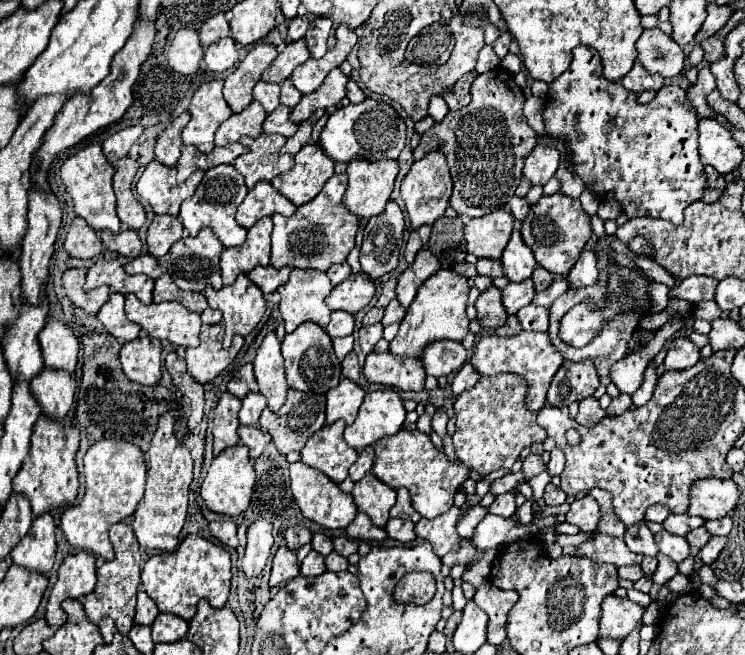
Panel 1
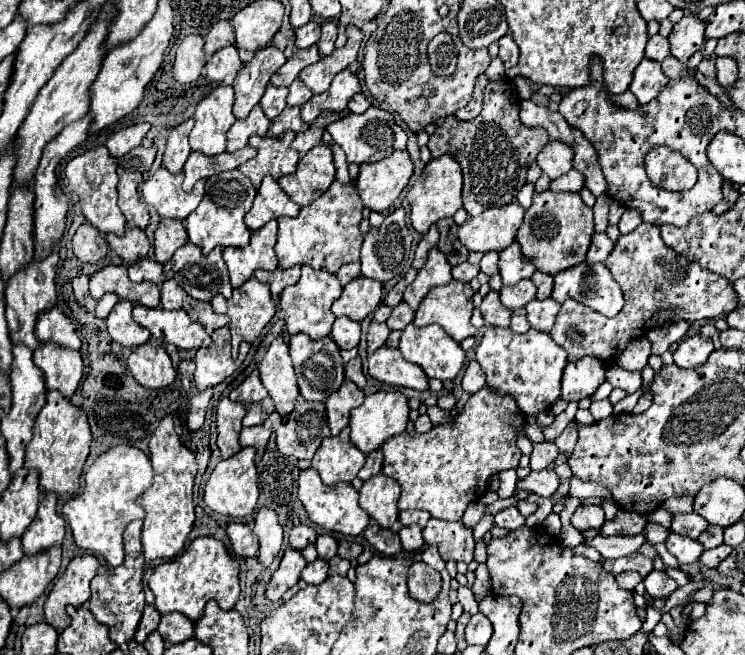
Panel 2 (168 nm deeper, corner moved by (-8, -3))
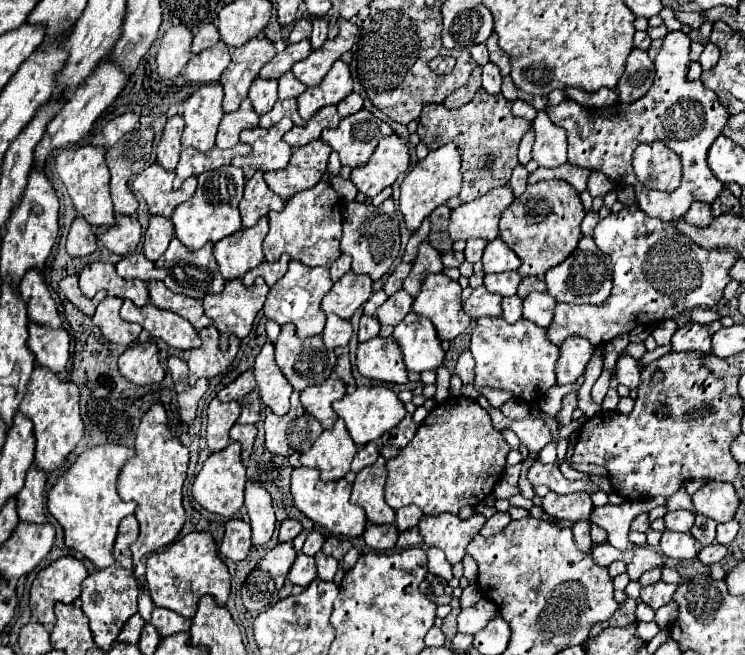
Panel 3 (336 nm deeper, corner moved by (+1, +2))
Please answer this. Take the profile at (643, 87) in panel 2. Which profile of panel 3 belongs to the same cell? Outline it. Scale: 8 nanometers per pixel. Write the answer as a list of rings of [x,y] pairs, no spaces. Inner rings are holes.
[[[635,48],[627,58],[625,74],[621,76],[615,88],[619,92],[619,100],[621,102],[639,100],[653,86],[653,78],[655,78],[653,60],[649,60],[645,50]]]

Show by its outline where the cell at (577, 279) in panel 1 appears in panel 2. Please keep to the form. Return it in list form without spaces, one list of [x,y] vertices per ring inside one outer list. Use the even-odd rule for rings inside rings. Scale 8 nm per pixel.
[[[594,233],[588,255],[586,255],[586,263],[592,265],[598,261],[604,261],[608,257],[608,253],[612,251],[612,247],[614,247],[614,243],[608,239],[606,233]]]

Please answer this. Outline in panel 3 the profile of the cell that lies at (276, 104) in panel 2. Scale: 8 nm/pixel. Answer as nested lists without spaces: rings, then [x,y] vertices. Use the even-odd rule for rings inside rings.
[[[255,78],[255,82],[249,88],[249,100],[257,114],[269,112],[277,102],[277,80]]]

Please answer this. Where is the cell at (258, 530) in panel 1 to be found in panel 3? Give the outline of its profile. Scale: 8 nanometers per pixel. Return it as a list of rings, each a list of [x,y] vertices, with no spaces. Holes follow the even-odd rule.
[[[255,480],[247,482],[245,508],[251,518],[253,544],[263,546],[265,542],[271,540],[271,534],[275,530],[275,510],[271,504],[271,494]]]

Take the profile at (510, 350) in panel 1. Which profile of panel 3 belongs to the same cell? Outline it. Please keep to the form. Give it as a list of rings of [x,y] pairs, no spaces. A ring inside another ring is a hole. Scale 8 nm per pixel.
[[[479,318],[471,336],[471,352],[475,358],[475,388],[483,386],[509,390],[525,404],[537,404],[545,392],[555,384],[555,364],[559,348],[549,342],[545,328],[535,326],[531,320],[519,318],[515,324],[503,318]]]

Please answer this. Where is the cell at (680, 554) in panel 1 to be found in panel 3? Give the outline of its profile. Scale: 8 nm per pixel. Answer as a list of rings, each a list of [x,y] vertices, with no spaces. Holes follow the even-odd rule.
[[[665,530],[659,546],[661,546],[663,556],[673,558],[673,560],[693,560],[701,550],[699,542],[695,542],[691,534],[679,534],[679,532],[669,532],[669,530]]]

